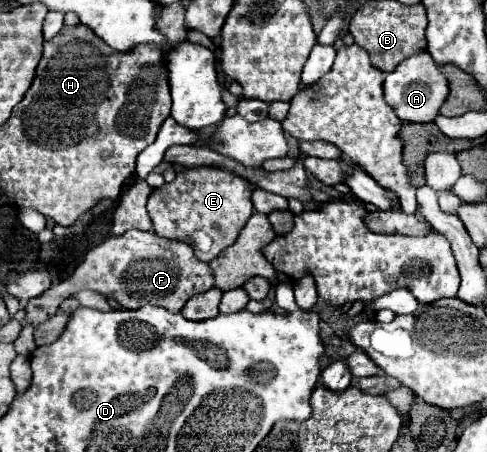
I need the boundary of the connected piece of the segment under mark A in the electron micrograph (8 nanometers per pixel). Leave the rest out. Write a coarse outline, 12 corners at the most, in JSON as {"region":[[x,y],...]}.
{"region":[[428,52],[384,80],[402,122],[432,122],[448,80]]}

